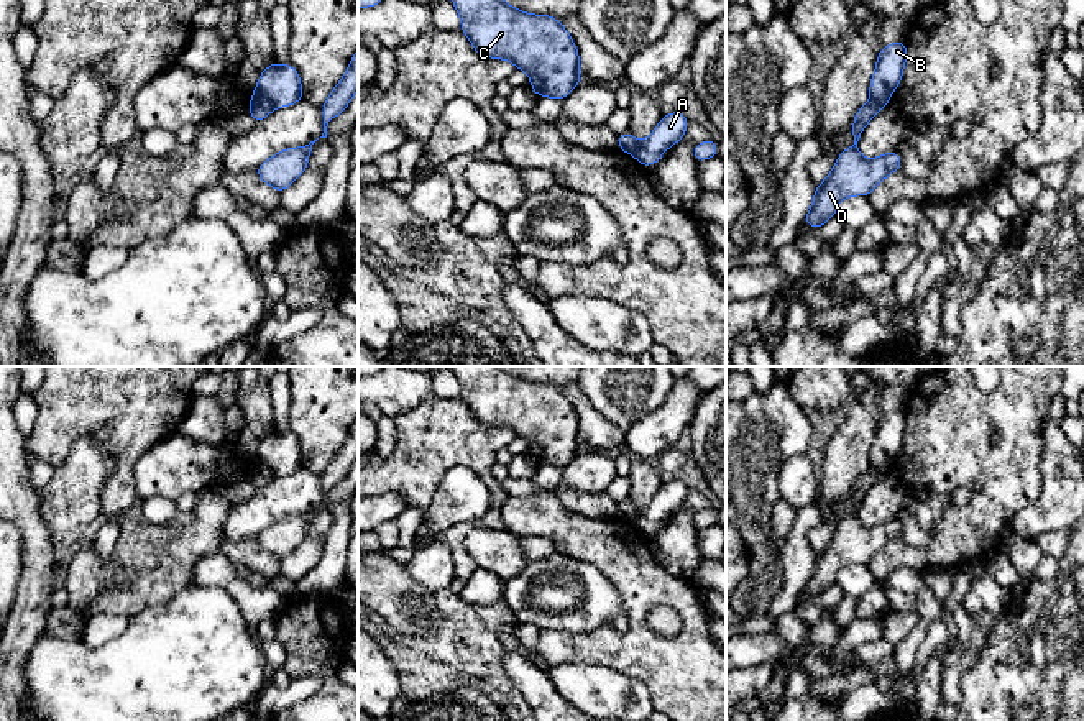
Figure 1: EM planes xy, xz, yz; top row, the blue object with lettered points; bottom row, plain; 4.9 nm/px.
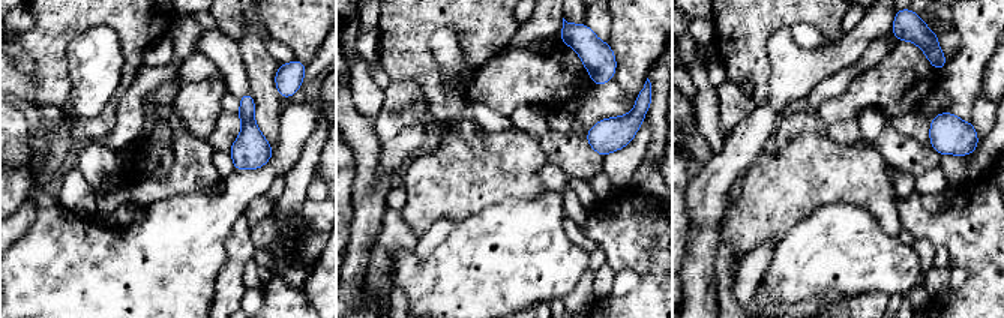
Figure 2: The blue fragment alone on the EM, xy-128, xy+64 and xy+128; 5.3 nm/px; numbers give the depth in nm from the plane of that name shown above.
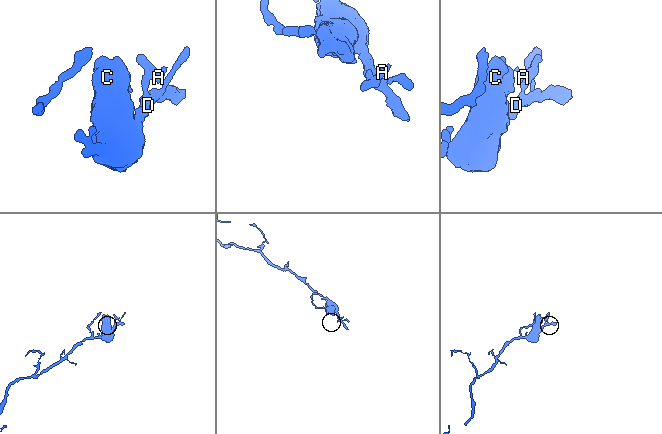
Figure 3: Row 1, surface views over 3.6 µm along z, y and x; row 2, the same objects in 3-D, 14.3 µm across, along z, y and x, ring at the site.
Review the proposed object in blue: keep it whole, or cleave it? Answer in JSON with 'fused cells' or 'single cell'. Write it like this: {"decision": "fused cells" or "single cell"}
{"decision": "fused cells"}

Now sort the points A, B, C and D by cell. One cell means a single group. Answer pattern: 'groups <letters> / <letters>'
groups A B / C D

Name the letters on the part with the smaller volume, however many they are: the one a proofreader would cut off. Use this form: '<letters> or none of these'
A, B

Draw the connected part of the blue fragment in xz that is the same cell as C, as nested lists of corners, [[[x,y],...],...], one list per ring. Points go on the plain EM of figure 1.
[[[452,366],[462,388],[462,399],[483,425],[508,427],[531,445],[537,465],[563,468],[580,453],[580,420],[570,401],[550,383],[529,383],[508,373],[503,366]]]

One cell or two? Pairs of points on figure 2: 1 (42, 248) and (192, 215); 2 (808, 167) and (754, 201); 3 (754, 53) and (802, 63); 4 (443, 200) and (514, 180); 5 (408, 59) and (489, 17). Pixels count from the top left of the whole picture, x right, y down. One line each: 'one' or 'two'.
1: one
2: one
3: two
4: one
5: one

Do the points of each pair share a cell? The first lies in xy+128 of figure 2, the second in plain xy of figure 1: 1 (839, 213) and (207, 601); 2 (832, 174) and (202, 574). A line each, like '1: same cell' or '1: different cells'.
1: same cell
2: different cells

